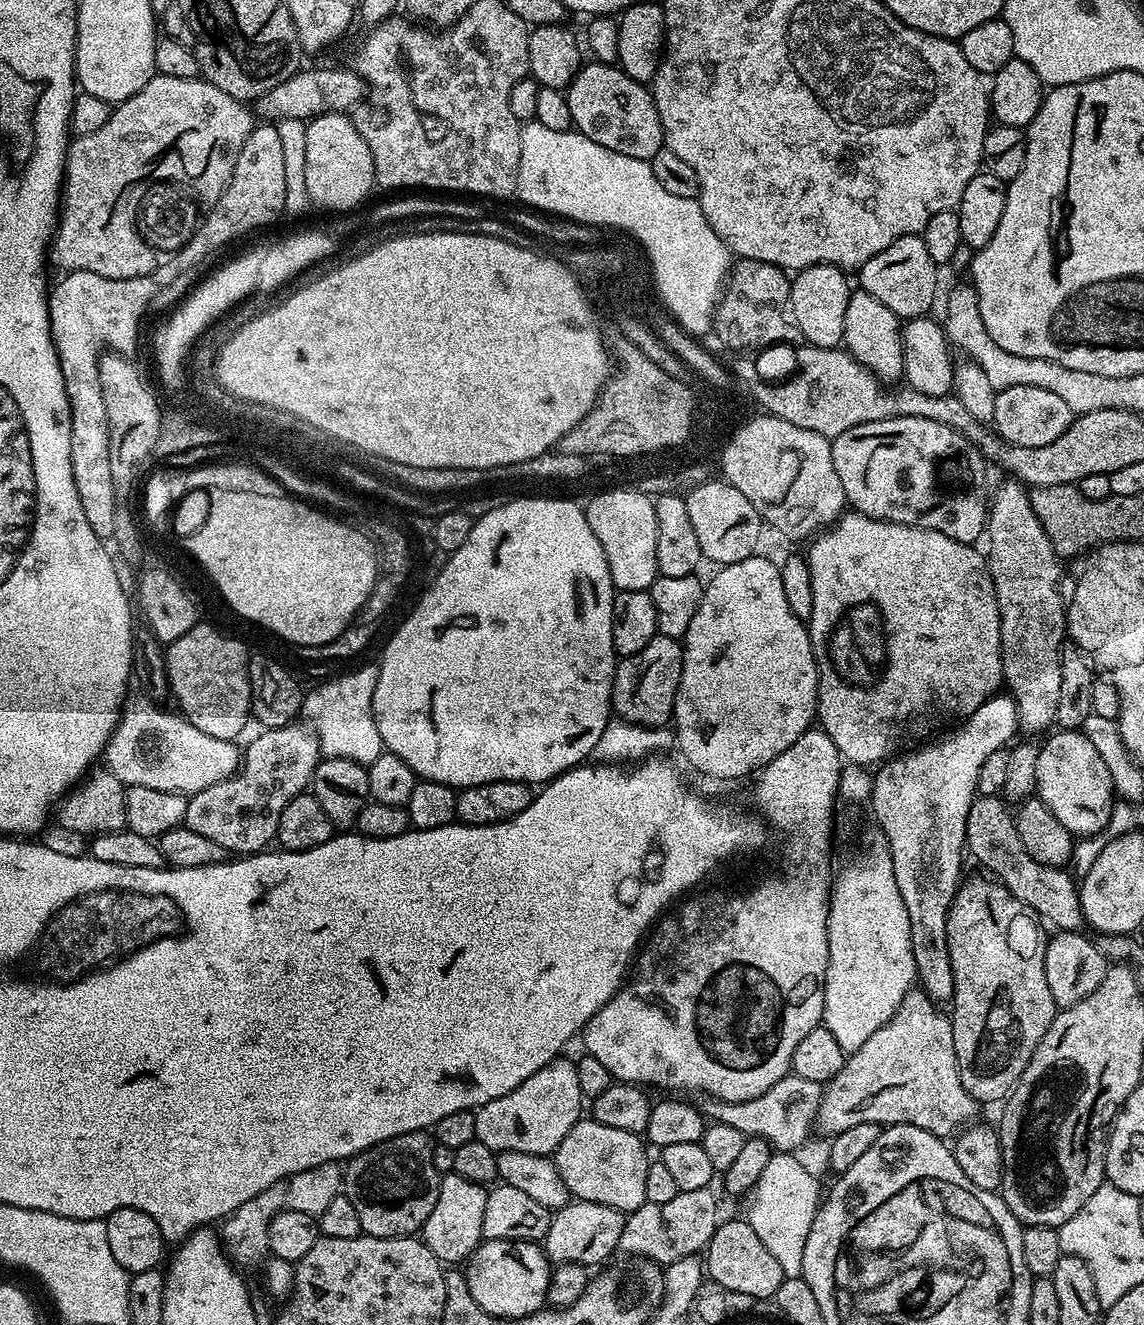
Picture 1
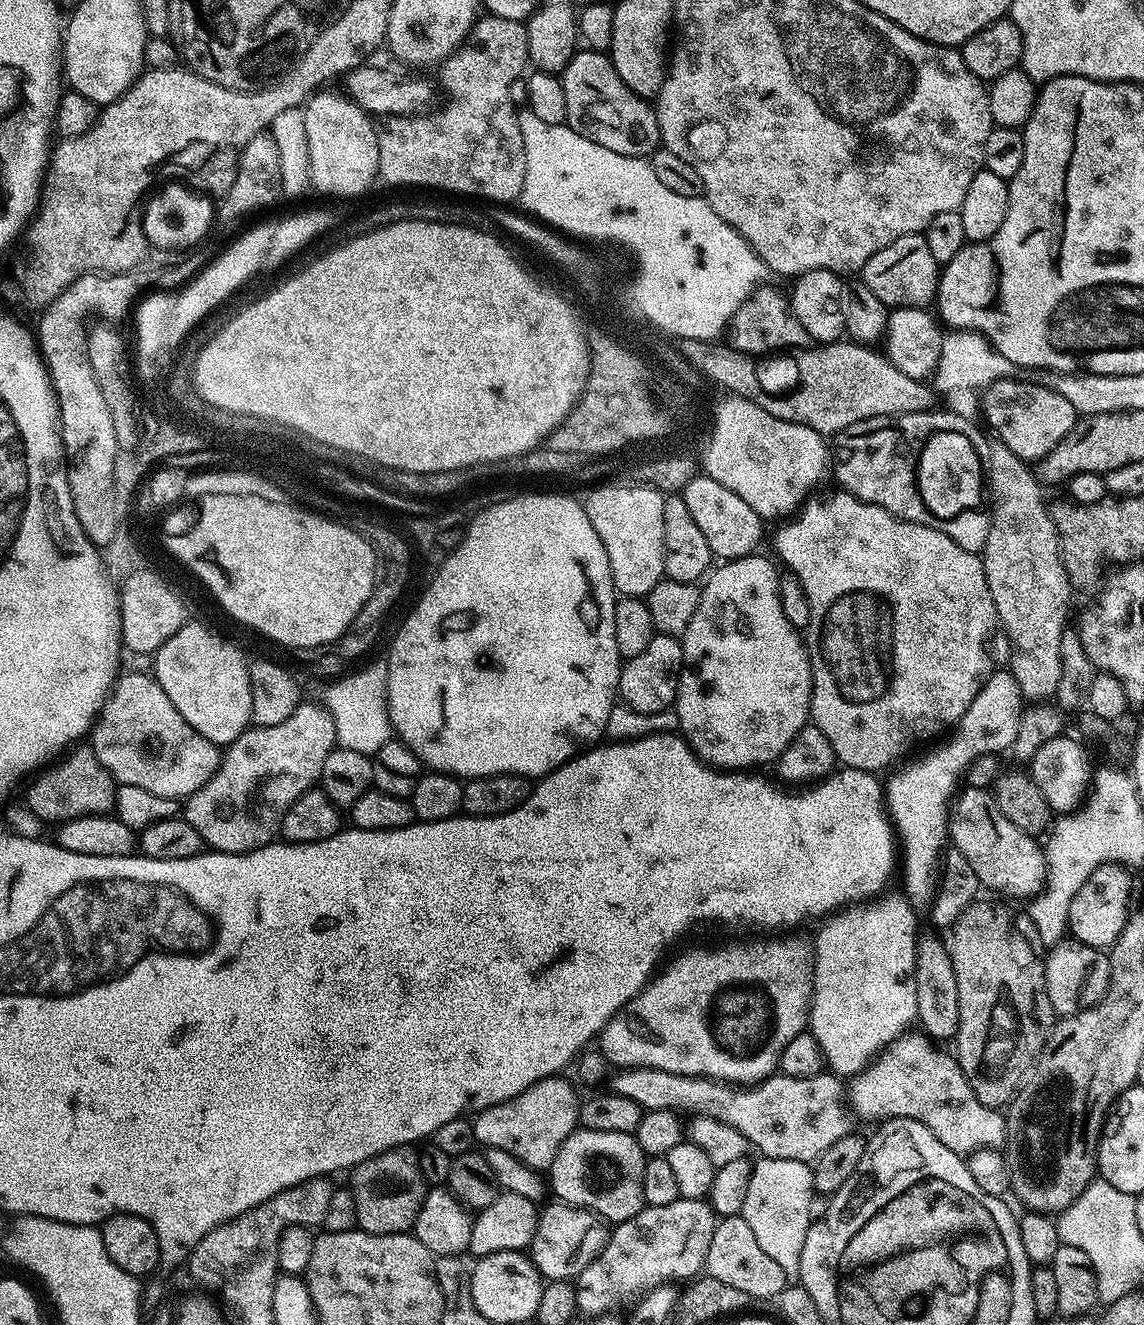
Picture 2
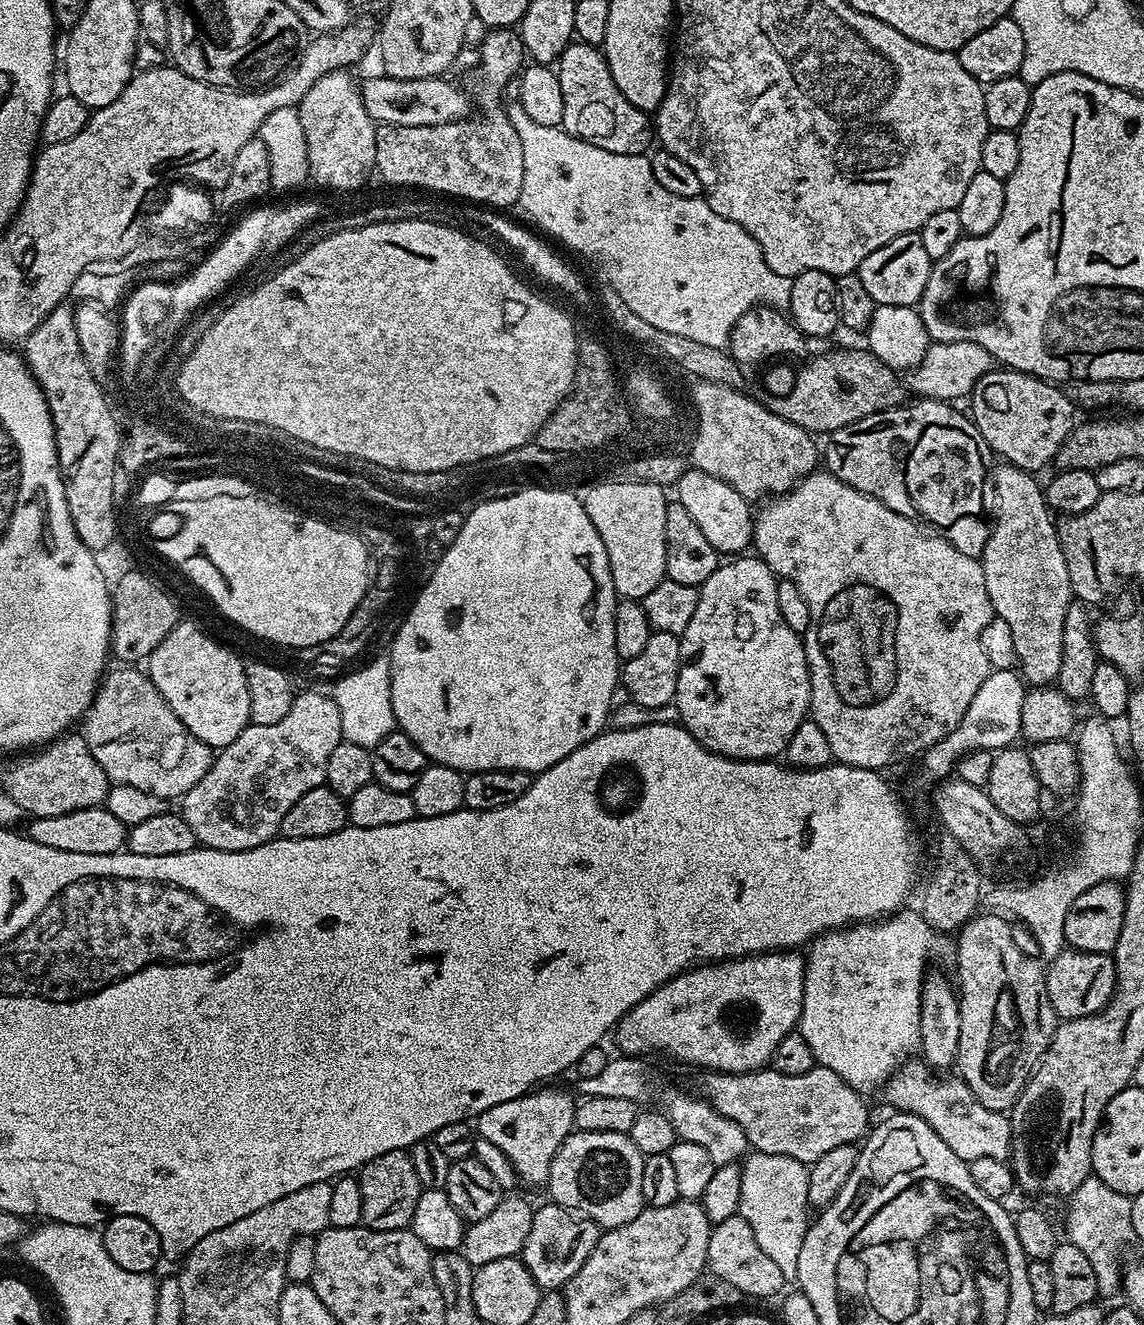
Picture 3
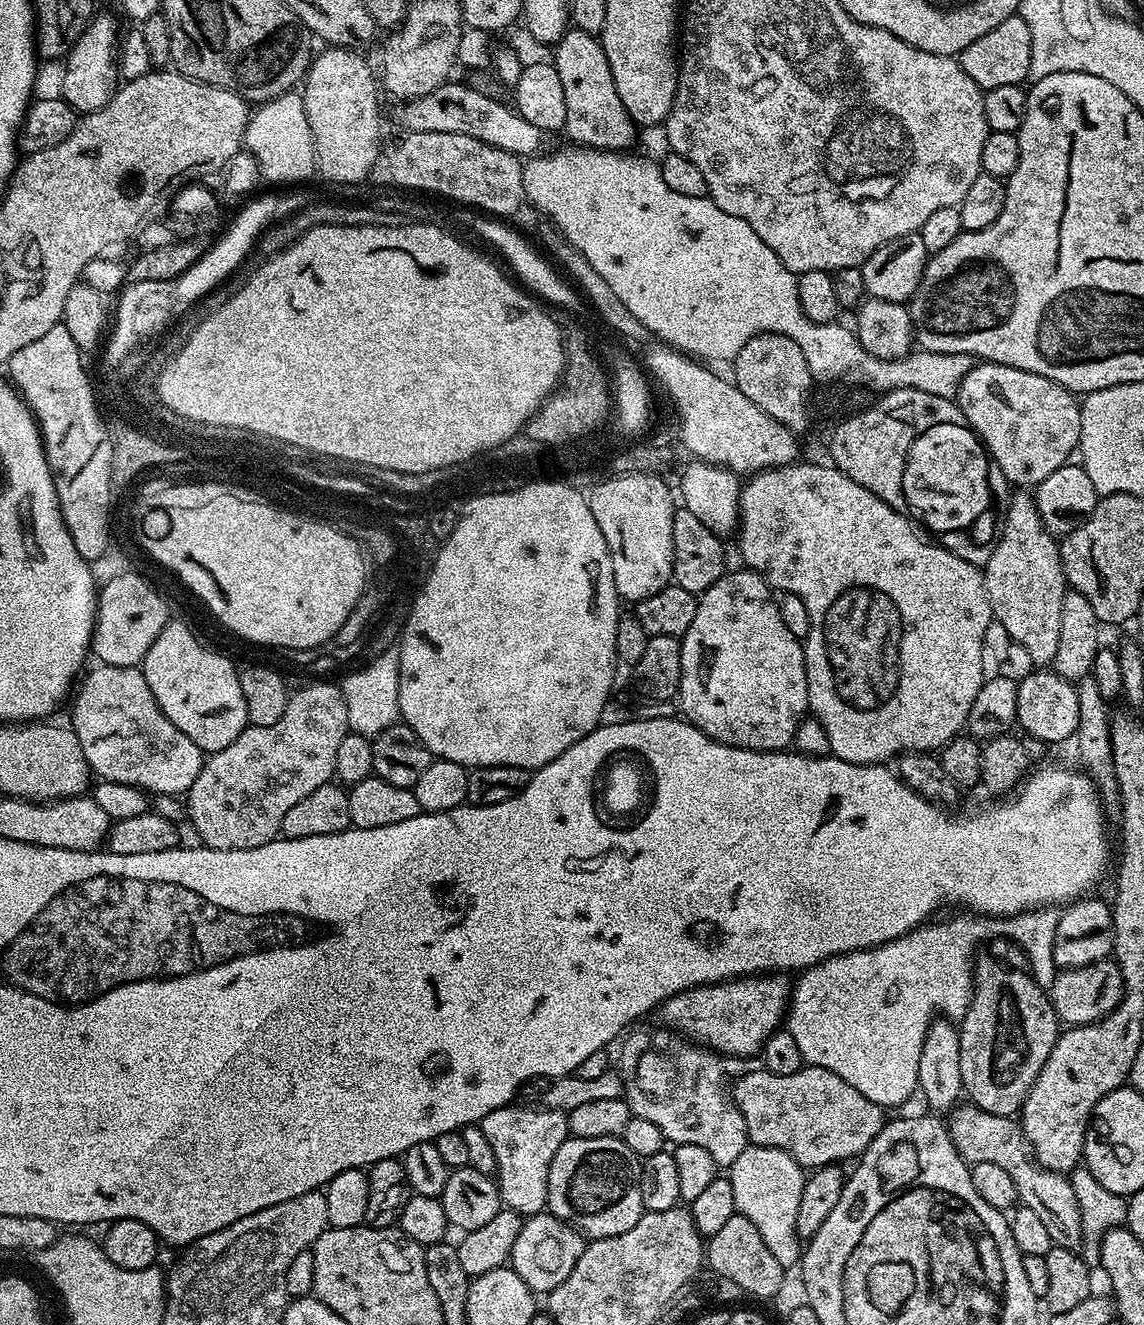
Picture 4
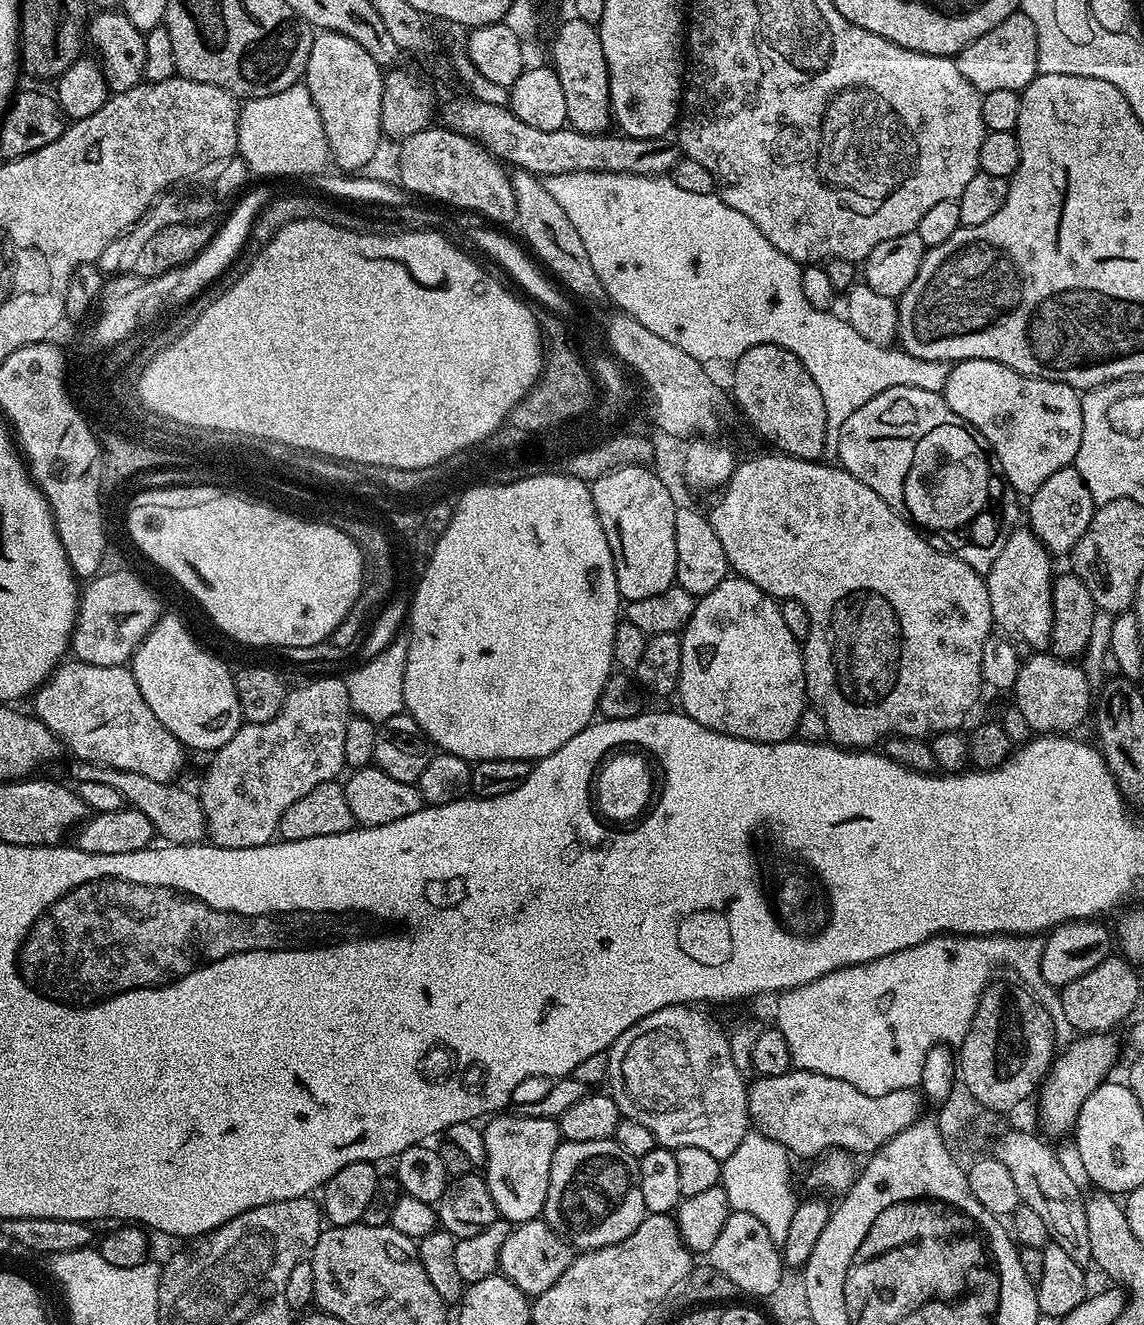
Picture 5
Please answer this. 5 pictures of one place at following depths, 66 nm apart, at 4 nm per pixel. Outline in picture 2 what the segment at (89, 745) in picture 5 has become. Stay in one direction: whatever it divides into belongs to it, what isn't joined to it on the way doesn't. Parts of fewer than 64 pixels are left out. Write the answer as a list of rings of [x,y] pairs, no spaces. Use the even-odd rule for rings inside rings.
[[[128,672],[112,685],[108,701],[90,733],[90,747],[117,785],[142,786],[150,794],[179,801],[194,795],[218,770],[222,752],[211,744],[166,698],[155,675]]]

